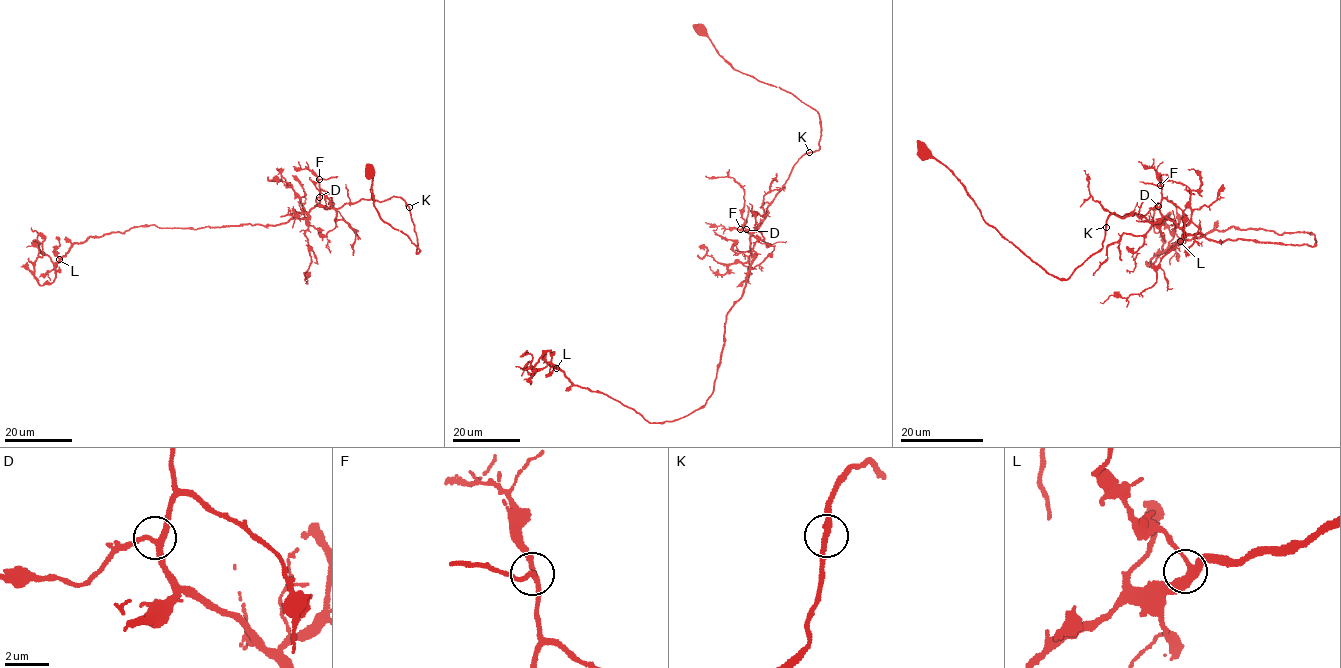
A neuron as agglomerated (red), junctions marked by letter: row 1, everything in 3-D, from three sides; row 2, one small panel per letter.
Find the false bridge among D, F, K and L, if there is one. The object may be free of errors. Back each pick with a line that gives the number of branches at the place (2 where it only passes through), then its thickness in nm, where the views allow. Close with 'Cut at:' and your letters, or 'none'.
Cut at: none

